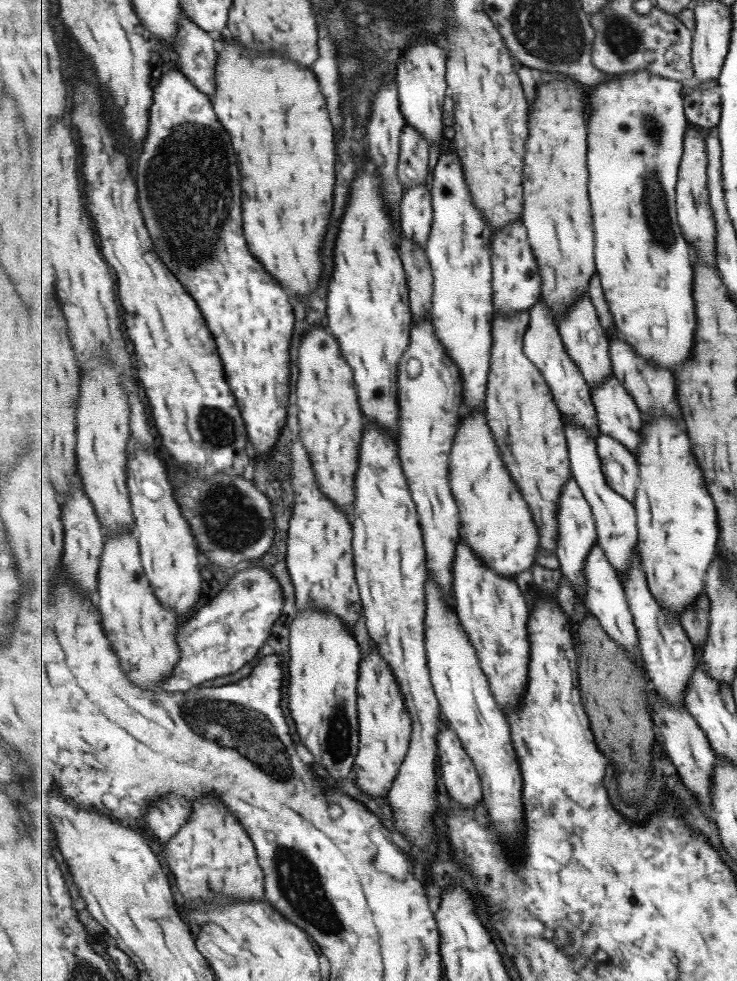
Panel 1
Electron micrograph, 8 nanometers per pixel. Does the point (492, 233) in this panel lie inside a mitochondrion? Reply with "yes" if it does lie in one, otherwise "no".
no

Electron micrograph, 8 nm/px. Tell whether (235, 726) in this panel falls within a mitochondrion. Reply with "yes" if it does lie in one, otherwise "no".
yes

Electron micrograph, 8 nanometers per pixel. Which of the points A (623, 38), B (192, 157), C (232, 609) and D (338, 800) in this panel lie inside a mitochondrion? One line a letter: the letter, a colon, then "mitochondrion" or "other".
A: mitochondrion
B: mitochondrion
C: other
D: other

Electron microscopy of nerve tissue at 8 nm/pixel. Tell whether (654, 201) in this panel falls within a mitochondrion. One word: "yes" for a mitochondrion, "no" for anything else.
yes

